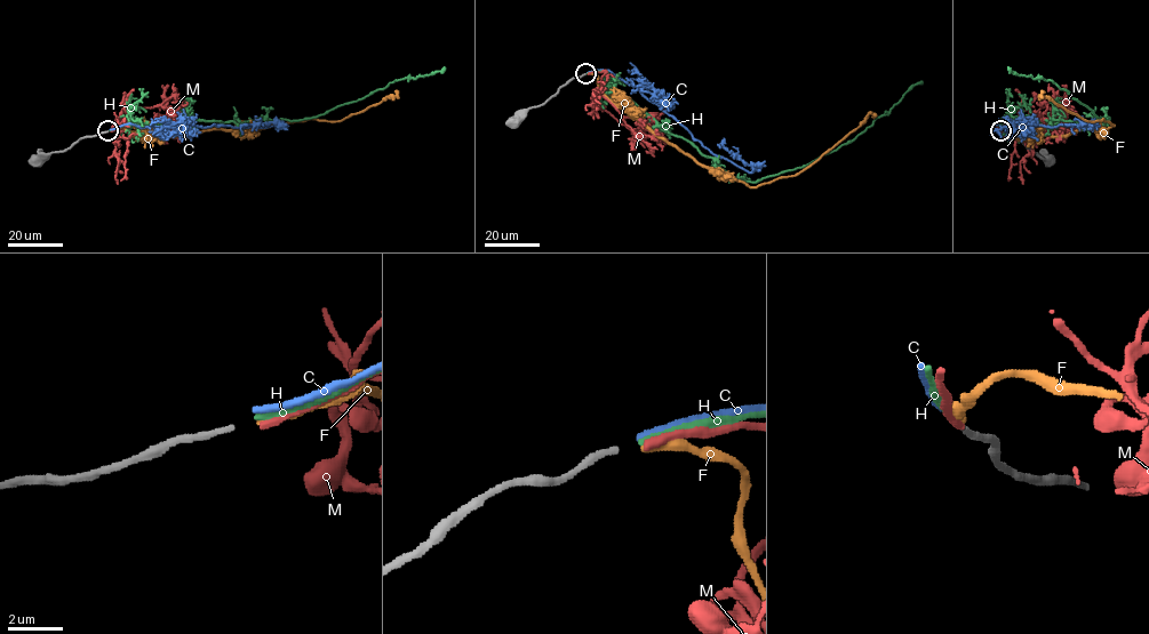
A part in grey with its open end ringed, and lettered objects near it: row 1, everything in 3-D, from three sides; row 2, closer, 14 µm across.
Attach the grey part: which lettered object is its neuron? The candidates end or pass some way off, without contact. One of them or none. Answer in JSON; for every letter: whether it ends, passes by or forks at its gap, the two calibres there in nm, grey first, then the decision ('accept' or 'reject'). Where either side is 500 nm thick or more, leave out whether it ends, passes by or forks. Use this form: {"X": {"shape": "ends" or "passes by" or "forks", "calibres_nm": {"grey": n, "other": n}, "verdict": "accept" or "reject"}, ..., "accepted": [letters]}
{"C": {"shape": "ends", "calibres_nm": {"grey": 240, "other": 260}, "verdict": "reject"}, "F": {"shape": "ends", "calibres_nm": {"grey": 240, "other": 320}, "verdict": "accept"}, "H": {"shape": "ends", "calibres_nm": {"grey": 240, "other": 320}, "verdict": "reject"}, "M": {"shape": "ends", "calibres_nm": {"grey": 240, "other": 320}, "verdict": "reject"}, "accepted": ["F"]}

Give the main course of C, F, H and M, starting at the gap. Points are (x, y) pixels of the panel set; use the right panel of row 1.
C: (999, 129), (997, 123), (1018, 129), (1099, 126), (1092, 121), (1075, 125), (1075, 134)
F: (1000, 130), (1010, 126), (1064, 136), (1114, 126), (1102, 119), (1086, 121), (1039, 96), (1043, 90)
H: (999, 130), (997, 125), (1008, 114), (1028, 125), (1109, 120), (1098, 118), (1051, 80), (1015, 74), (1007, 66)
M: (1000, 130), (998, 126), (1008, 118), (1023, 130), (1034, 123), (1029, 118), (1030, 113), (1058, 106), (1048, 83)

